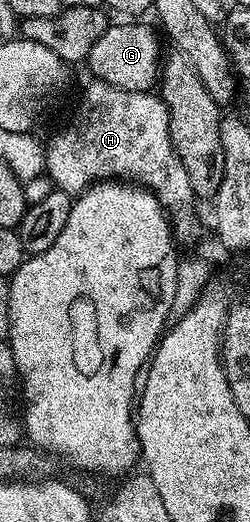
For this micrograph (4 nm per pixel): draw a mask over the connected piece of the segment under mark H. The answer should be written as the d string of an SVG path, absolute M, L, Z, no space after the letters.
M87 78L78 99L78 108L63 131L58 131L45 144L45 174L54 182L55 188L77 197L87 187L103 181L114 181L121 177L137 186L145 187L158 198L158 203L172 216L172 234L179 244L190 243L198 235L198 219L190 206L194 203L196 184L190 180L187 160L179 155L170 136L170 111L161 94L153 90L125 91L108 85L103 79Z

